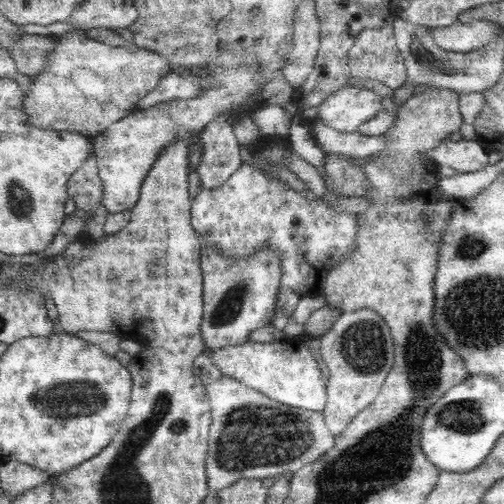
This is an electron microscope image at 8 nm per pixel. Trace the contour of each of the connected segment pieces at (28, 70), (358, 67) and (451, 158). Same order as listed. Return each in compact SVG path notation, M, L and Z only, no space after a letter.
M40 34L22 36L10 50L16 70L28 76L40 74L48 64L48 56L58 48L58 39Z
M382 25L380 28L366 27L358 34L355 43L349 50L349 67L351 76L354 77L358 84L368 80L379 80L386 84L392 90L398 90L406 83L406 65L405 58L397 47L397 40L393 33L393 25Z
M476 140L442 142L428 153L437 166L446 165L459 173L476 172L488 165L488 153Z

